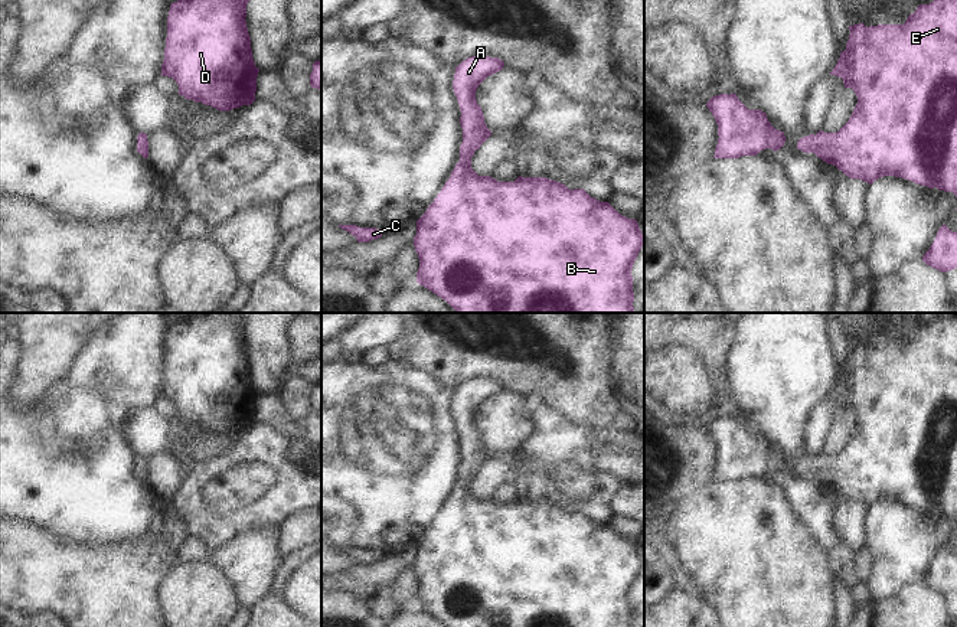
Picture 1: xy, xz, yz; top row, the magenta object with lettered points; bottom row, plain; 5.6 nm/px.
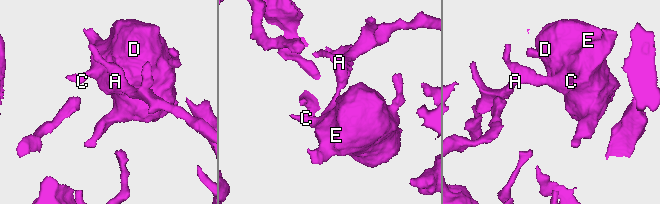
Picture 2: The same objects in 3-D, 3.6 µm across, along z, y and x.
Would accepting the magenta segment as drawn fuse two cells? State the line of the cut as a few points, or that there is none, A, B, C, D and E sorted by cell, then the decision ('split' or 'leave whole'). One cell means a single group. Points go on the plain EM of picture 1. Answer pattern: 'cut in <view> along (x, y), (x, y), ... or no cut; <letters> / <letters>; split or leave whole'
no cut; A B C D E; leave whole

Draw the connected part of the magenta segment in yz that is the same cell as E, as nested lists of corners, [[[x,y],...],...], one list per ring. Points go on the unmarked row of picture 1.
[[[957,314],[941,316],[941,319],[930,327],[921,327],[908,339],[904,347],[878,347],[866,350],[863,346],[849,349],[850,357],[846,372],[840,375],[840,381],[830,395],[843,402],[845,411],[852,411],[858,419],[858,427],[849,444],[837,455],[819,454],[798,463],[797,471],[804,476],[814,476],[827,487],[836,489],[850,502],[860,502],[869,507],[883,499],[895,499],[911,503],[930,512],[953,515],[957,520]]]

